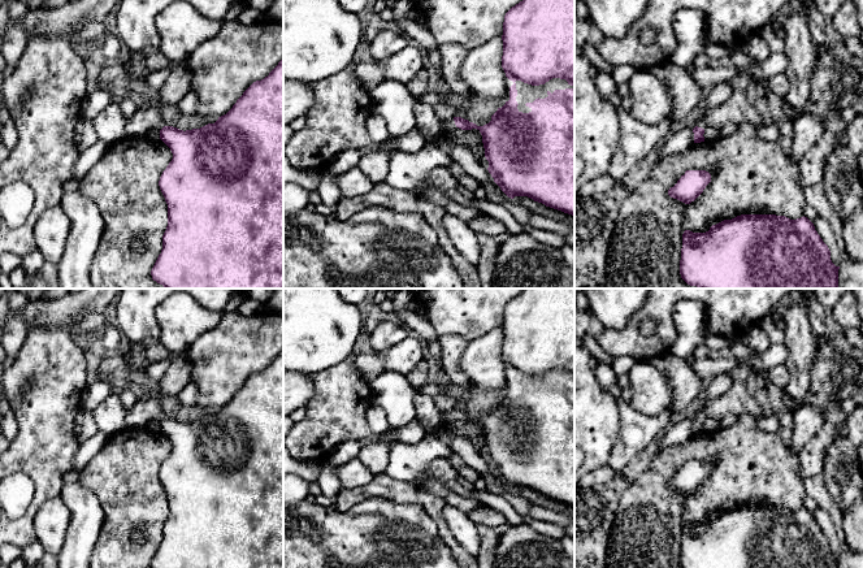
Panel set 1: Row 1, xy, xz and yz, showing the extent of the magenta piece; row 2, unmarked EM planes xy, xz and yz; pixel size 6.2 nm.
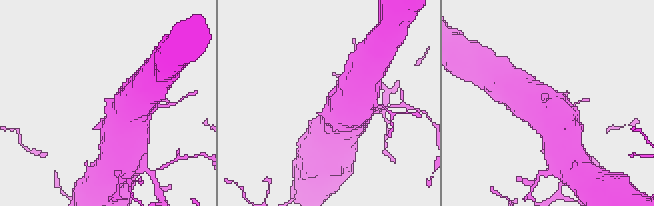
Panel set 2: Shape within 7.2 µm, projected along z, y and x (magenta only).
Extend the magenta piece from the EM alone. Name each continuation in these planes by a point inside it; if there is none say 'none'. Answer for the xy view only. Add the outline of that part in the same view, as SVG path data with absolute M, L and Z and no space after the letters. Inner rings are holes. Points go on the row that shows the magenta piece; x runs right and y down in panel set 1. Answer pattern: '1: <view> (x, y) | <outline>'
1: xy (147, 116) | M139 100L135 113L126 122L125 134L127 136L140 136L153 129L161 130L164 126L161 108L157 103Z

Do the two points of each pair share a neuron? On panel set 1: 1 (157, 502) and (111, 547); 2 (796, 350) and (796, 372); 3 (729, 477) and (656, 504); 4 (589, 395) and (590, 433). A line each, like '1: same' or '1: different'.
1: same
2: same
3: same
4: same

